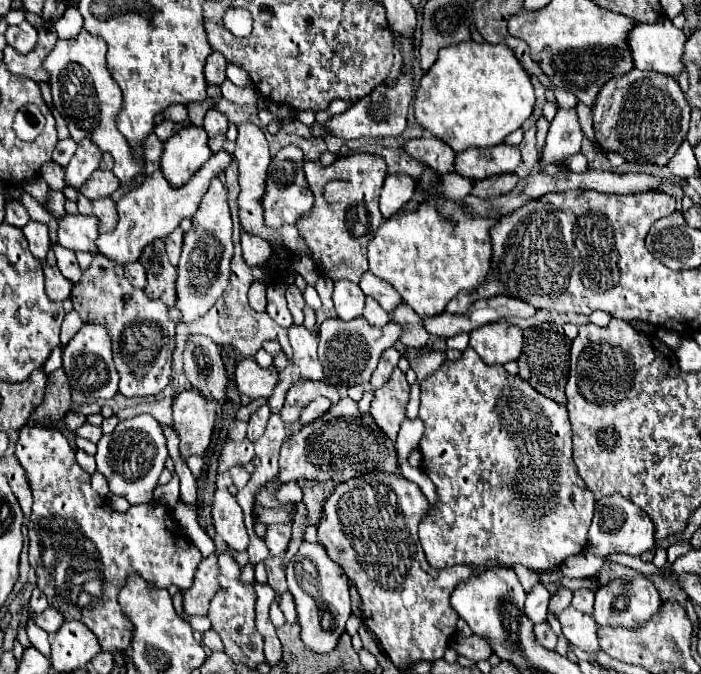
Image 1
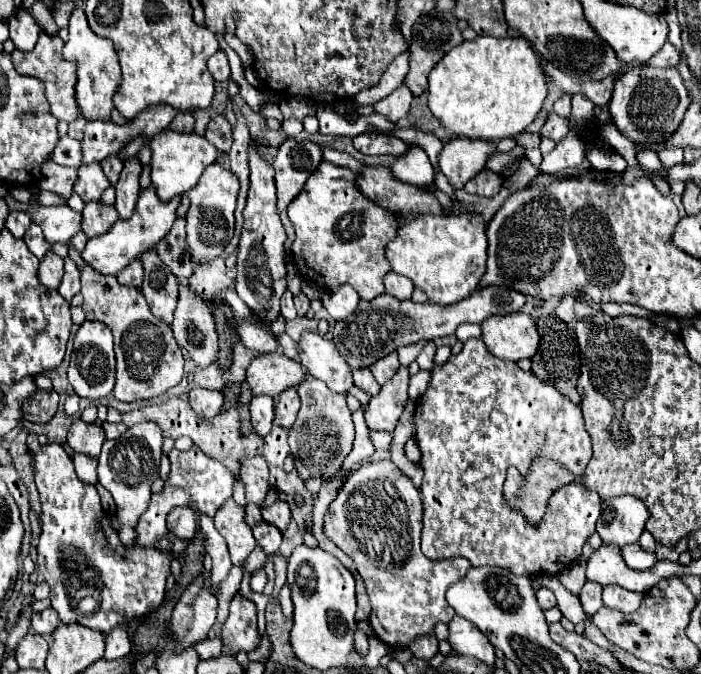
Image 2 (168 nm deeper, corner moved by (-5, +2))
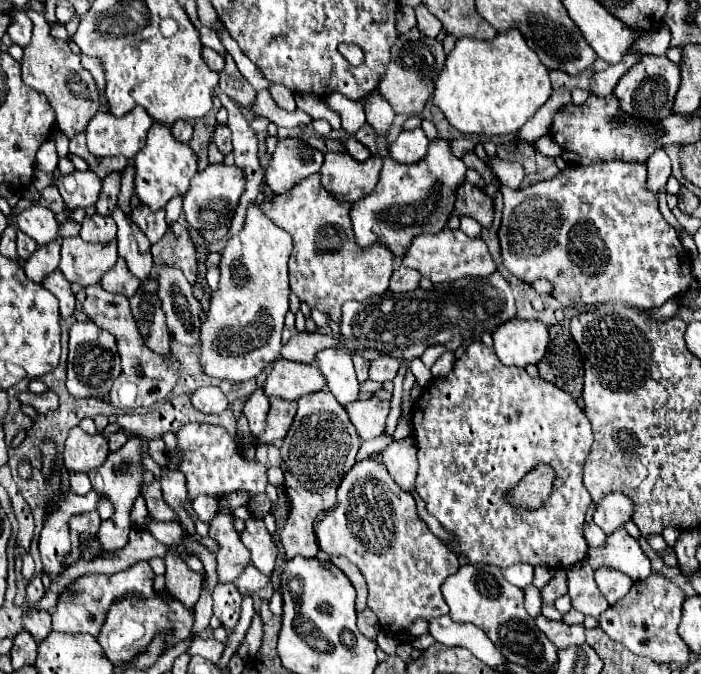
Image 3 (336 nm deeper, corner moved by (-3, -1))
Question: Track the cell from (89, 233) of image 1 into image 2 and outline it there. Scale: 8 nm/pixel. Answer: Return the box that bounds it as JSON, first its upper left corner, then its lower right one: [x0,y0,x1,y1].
[31,204,81,244]

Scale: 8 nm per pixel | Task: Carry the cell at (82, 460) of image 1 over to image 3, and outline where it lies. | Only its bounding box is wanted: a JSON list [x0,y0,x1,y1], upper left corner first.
[71,473,91,495]

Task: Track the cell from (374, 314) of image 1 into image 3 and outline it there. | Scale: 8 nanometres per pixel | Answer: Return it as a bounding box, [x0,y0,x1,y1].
[261,173,393,321]

